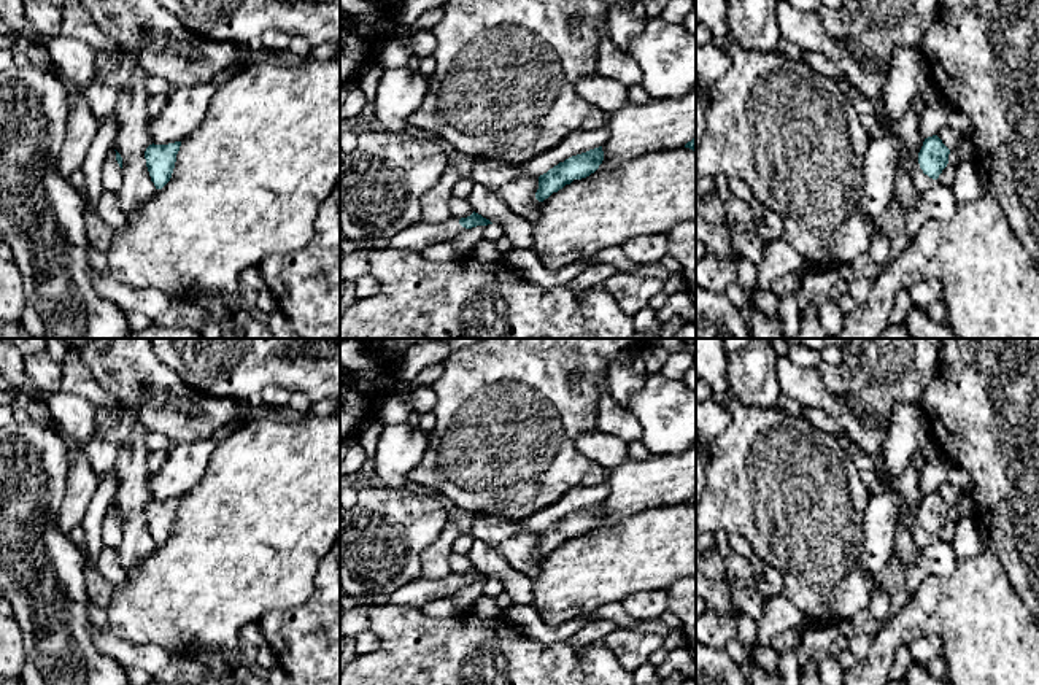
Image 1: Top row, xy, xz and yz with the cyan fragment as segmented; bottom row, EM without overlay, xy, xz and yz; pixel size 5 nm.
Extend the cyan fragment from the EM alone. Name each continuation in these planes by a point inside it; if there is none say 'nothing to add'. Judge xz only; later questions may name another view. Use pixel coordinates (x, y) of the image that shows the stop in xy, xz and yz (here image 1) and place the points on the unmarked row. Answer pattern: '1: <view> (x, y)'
1: xz (420, 592)

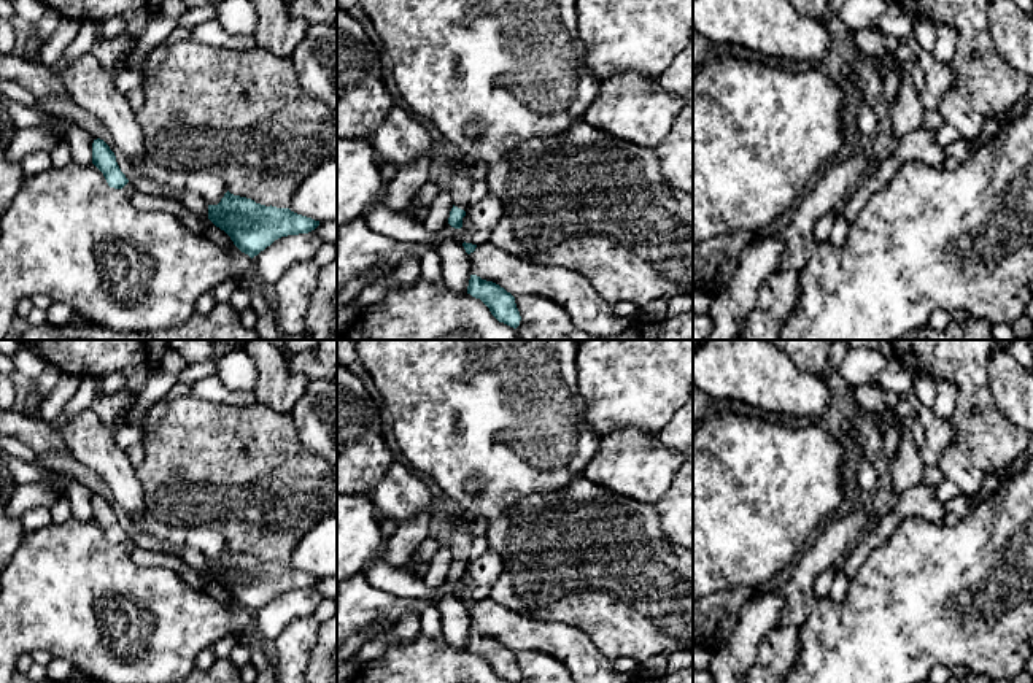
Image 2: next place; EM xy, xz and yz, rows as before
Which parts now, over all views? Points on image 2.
1: xz (461, 542)

